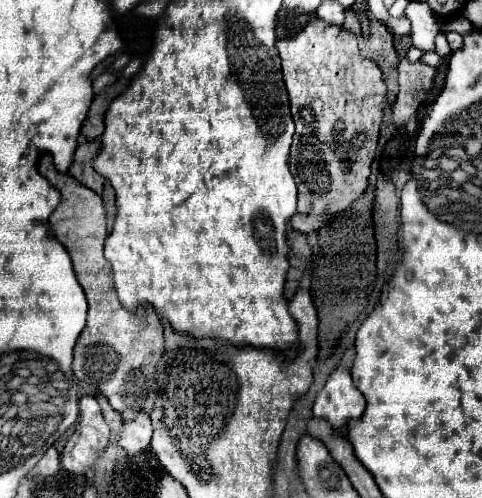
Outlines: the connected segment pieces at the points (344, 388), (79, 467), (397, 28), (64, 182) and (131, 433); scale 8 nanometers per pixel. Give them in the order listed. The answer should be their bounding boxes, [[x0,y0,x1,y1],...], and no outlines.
[[313,367,365,433],[61,395,111,477],[387,15,411,35],[43,167,165,421],[119,413,151,457]]

